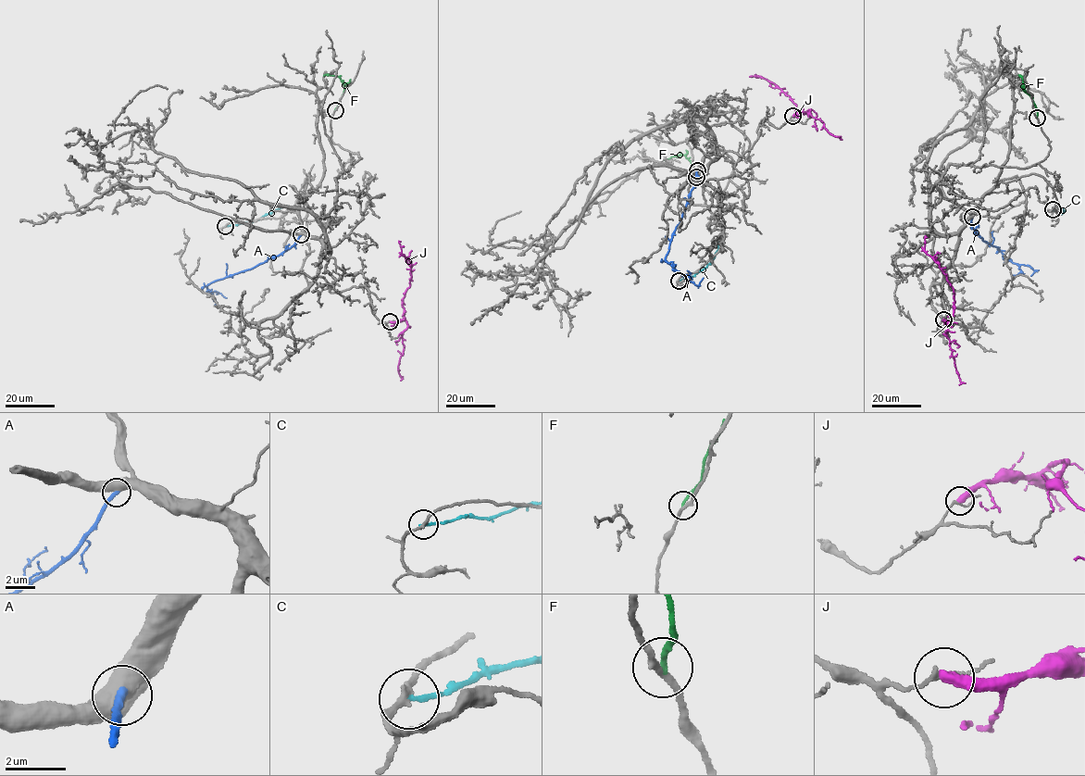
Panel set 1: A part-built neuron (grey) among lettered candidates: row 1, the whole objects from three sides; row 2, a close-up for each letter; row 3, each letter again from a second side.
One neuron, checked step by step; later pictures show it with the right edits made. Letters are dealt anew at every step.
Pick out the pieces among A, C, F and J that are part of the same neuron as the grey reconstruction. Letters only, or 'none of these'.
A

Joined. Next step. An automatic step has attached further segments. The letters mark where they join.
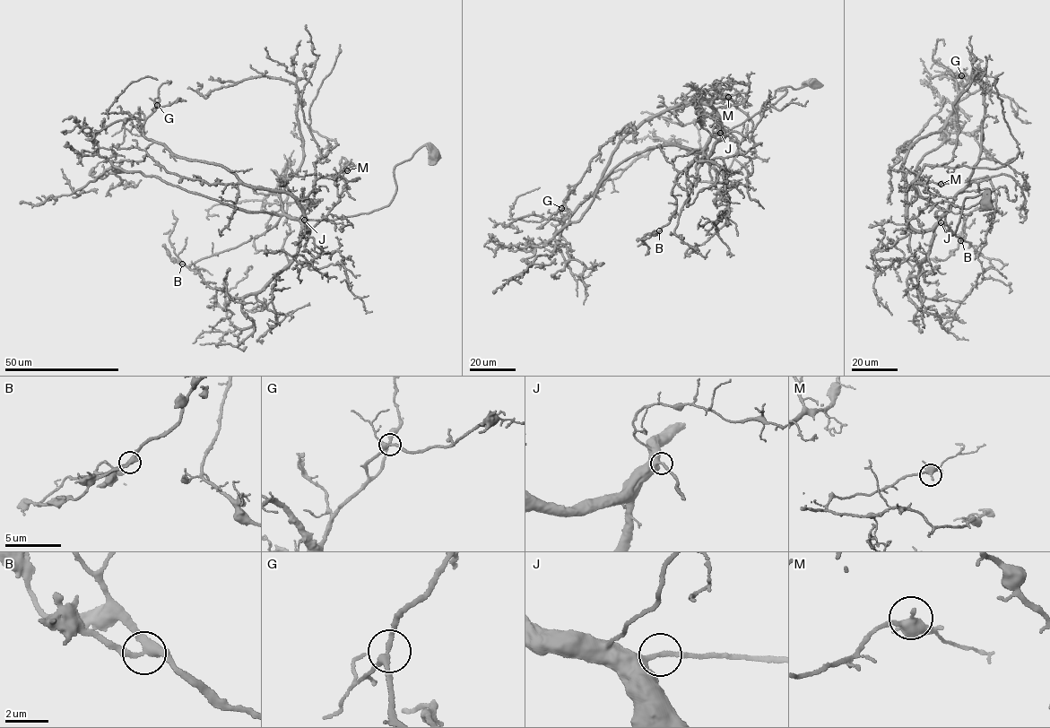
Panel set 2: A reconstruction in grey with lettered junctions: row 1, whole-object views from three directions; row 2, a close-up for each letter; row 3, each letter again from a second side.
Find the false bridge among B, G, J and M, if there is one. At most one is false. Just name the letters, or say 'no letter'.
no letter

